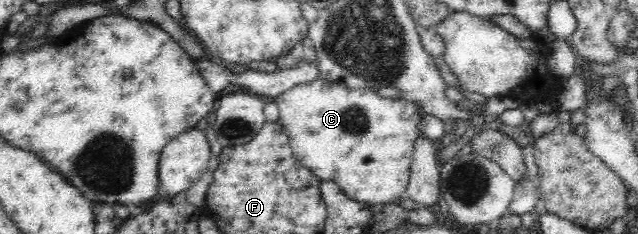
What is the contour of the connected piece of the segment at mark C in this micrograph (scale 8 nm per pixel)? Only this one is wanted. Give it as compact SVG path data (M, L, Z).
M319 77L319 79L313 81L313 83L303 83L303 85L292 87L289 91L278 95L274 99L274 102L279 106L279 121L284 131L290 137L290 147L292 148L295 160L309 169L317 180L320 182L335 182L349 199L363 203L367 205L367 207L374 205L385 206L389 203L397 203L406 196L408 183L410 182L411 159L415 141L417 141L418 137L421 135L419 128L423 116L415 103L407 101L406 99L383 98L377 94L377 91L369 88L347 89L343 83L331 83L331 81L323 79L323 77Z

